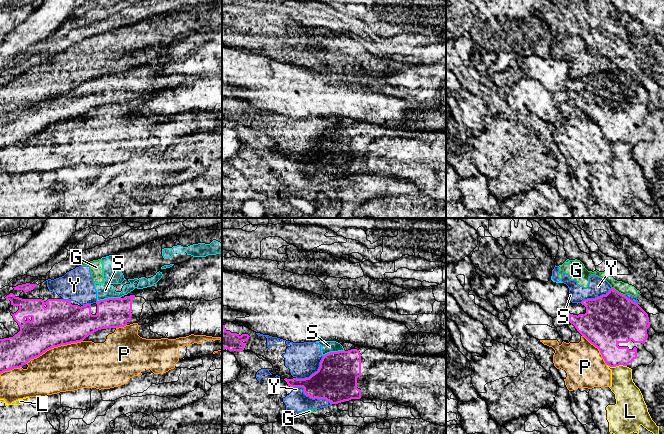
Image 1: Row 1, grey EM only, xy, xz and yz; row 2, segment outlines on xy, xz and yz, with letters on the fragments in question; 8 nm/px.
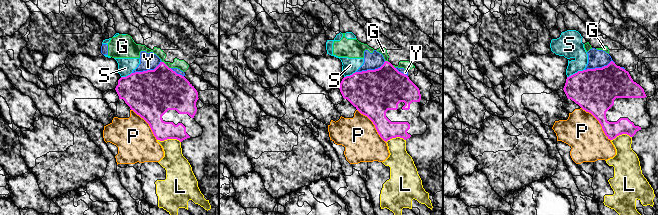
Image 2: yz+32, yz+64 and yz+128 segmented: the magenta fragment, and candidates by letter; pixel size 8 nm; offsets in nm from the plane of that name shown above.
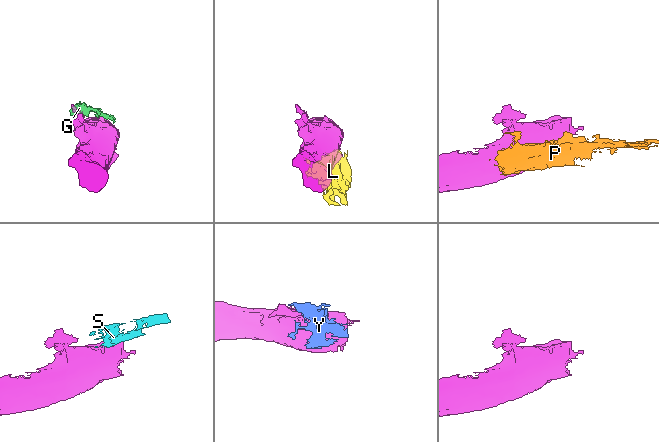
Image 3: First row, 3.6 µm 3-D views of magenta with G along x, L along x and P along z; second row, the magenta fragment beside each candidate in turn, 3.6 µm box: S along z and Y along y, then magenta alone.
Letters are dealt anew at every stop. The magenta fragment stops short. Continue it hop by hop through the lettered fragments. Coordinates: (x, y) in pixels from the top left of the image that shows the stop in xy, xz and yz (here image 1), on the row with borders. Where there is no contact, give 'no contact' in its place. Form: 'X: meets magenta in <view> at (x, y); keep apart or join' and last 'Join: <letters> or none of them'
G: meets magenta in yz at (617, 291); keep apart
L: meets magenta in yz at (617, 365); keep apart
P: meets magenta in xy at (54, 346); keep apart
S: meets magenta in xy at (108, 298); keep apart
Y: meets magenta in xz at (311, 397); keep apart
Join: none of them

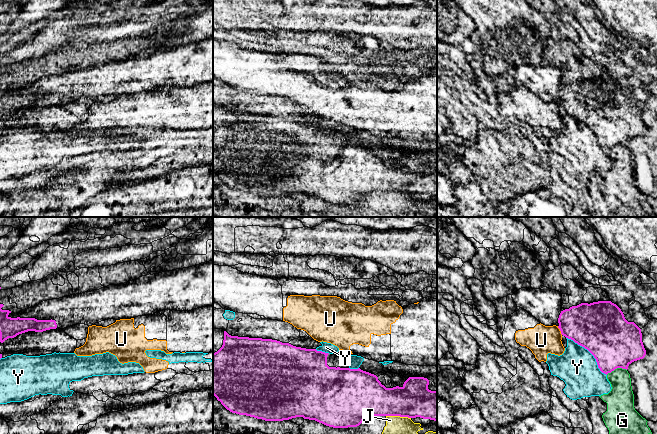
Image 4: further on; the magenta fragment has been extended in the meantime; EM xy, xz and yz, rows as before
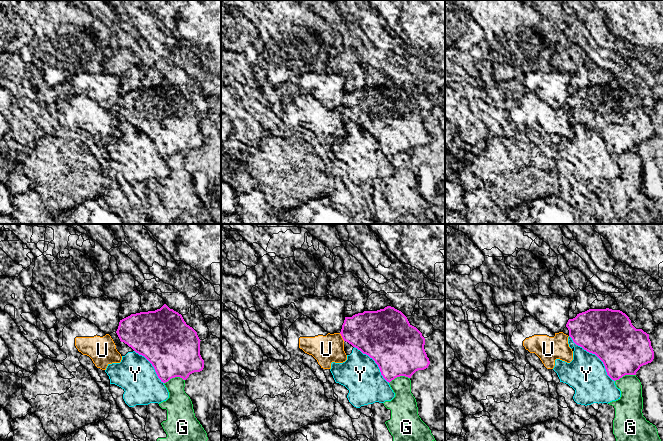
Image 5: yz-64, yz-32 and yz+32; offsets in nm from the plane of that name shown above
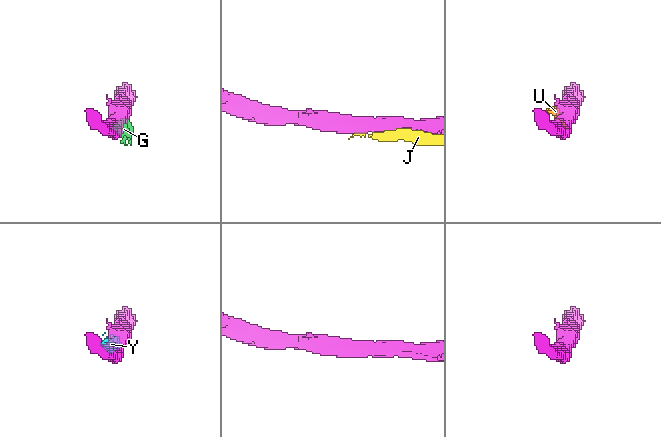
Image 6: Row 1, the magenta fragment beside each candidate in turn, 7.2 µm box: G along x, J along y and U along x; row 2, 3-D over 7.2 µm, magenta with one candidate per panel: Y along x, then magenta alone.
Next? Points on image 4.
G: meets magenta in yz at (616, 368); keep apart
J: meets magenta in xz at (398, 415); keep apart
U: meets magenta in yz at (560, 330); keep apart
Y: meets magenta in yz at (590, 352); keep apart
Join: none of them

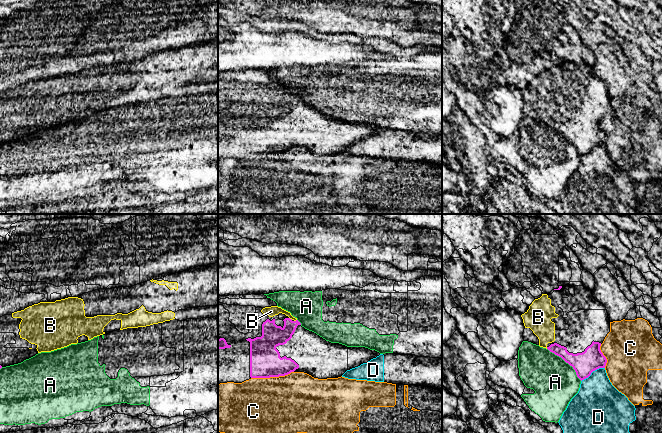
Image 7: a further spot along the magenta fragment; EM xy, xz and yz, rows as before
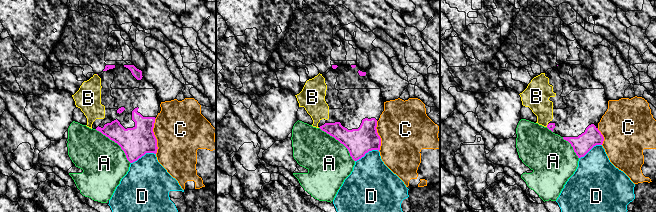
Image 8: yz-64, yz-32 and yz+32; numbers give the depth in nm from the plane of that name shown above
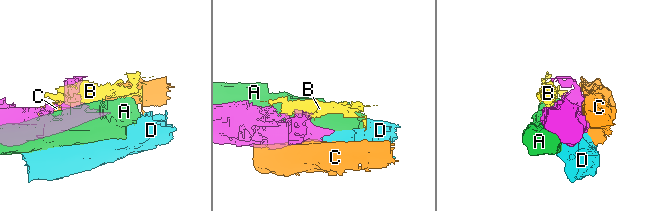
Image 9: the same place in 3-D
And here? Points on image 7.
A: meets magenta in yz at (566, 362); keep apart
B: meets magenta in xz at (291, 319); join
C: meets magenta in xz at (272, 376); keep apart
D: meets magenta in yz at (592, 371); keep apart
Join: B

